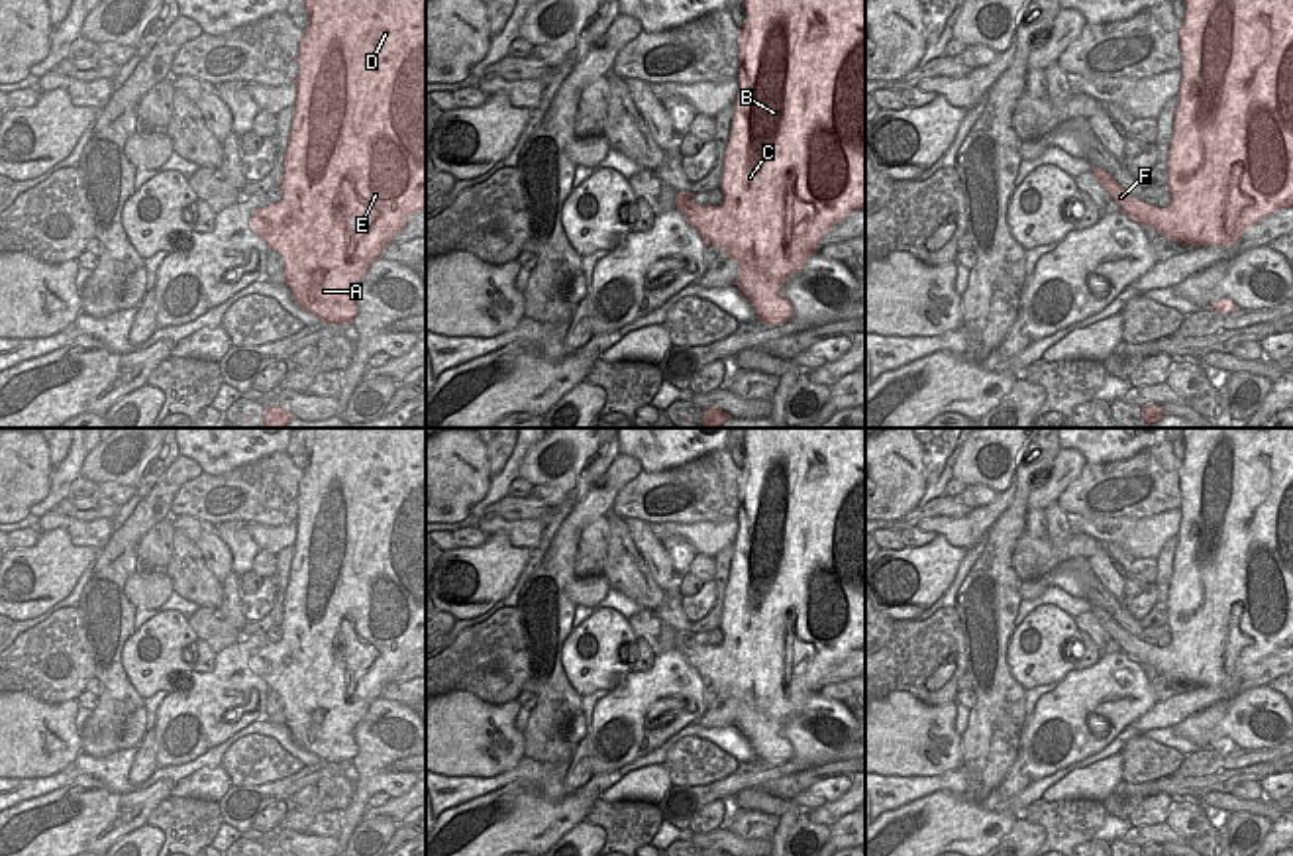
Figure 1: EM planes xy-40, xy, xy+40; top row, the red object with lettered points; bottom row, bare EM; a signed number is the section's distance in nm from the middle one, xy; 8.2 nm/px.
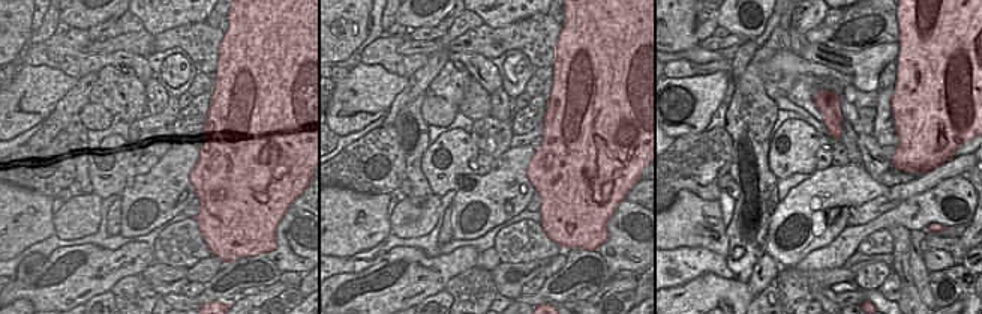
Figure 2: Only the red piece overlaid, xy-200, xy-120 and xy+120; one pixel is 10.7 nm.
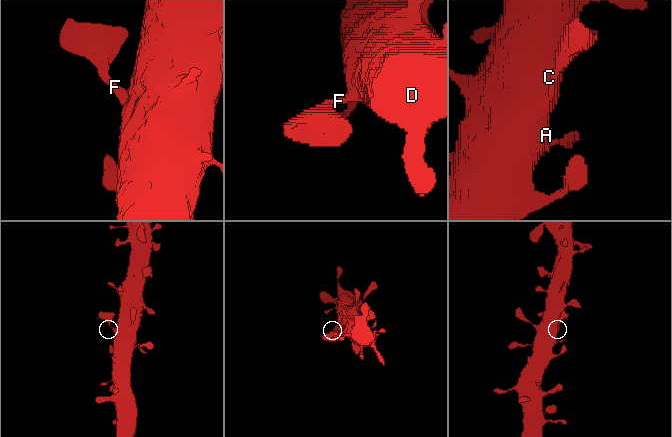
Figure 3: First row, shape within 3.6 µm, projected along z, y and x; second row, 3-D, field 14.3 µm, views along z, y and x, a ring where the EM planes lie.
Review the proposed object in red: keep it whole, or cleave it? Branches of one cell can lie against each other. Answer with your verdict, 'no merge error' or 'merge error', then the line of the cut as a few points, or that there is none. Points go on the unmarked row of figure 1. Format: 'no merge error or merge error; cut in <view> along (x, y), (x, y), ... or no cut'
no merge error; no cut

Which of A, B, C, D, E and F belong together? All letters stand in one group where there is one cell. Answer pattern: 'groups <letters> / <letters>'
groups A B C D E F

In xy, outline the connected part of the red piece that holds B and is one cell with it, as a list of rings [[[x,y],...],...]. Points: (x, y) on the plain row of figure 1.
[[[744,428],[746,459],[740,467],[738,485],[738,534],[730,562],[730,577],[722,605],[722,642],[697,644],[691,632],[677,632],[677,648],[687,662],[700,673],[704,687],[722,689],[728,699],[740,703],[736,728],[751,744],[755,756],[767,764],[779,766],[795,756],[793,744],[783,736],[783,722],[799,713],[812,693],[818,693],[818,681],[824,673],[853,650],[865,648],[865,428]]]

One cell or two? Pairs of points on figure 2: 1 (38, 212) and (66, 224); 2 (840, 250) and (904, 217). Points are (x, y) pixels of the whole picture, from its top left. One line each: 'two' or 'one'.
1: two
2: one

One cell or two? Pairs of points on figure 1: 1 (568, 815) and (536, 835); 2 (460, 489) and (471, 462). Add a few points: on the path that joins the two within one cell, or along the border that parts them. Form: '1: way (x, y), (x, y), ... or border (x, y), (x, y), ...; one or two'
1: way (560, 817), (544, 827); one
2: way (460, 483), (460, 474), (465, 468); one

